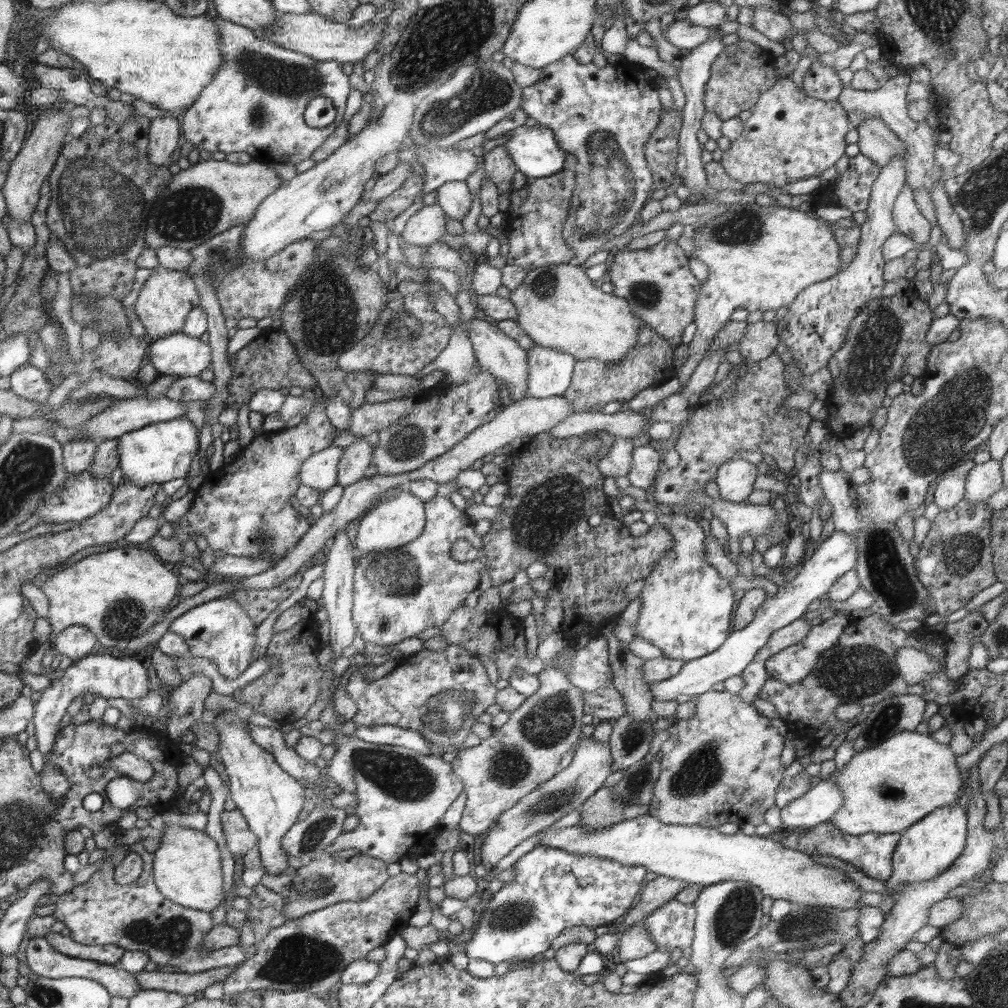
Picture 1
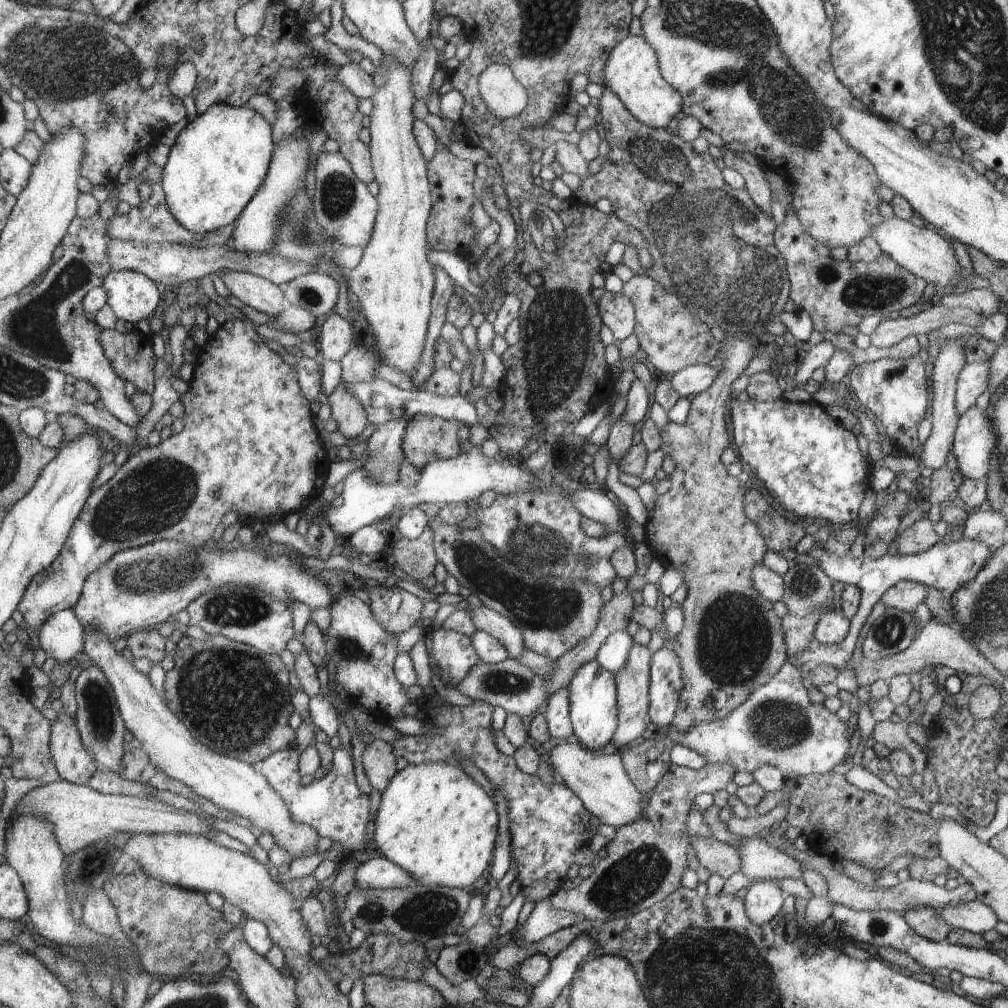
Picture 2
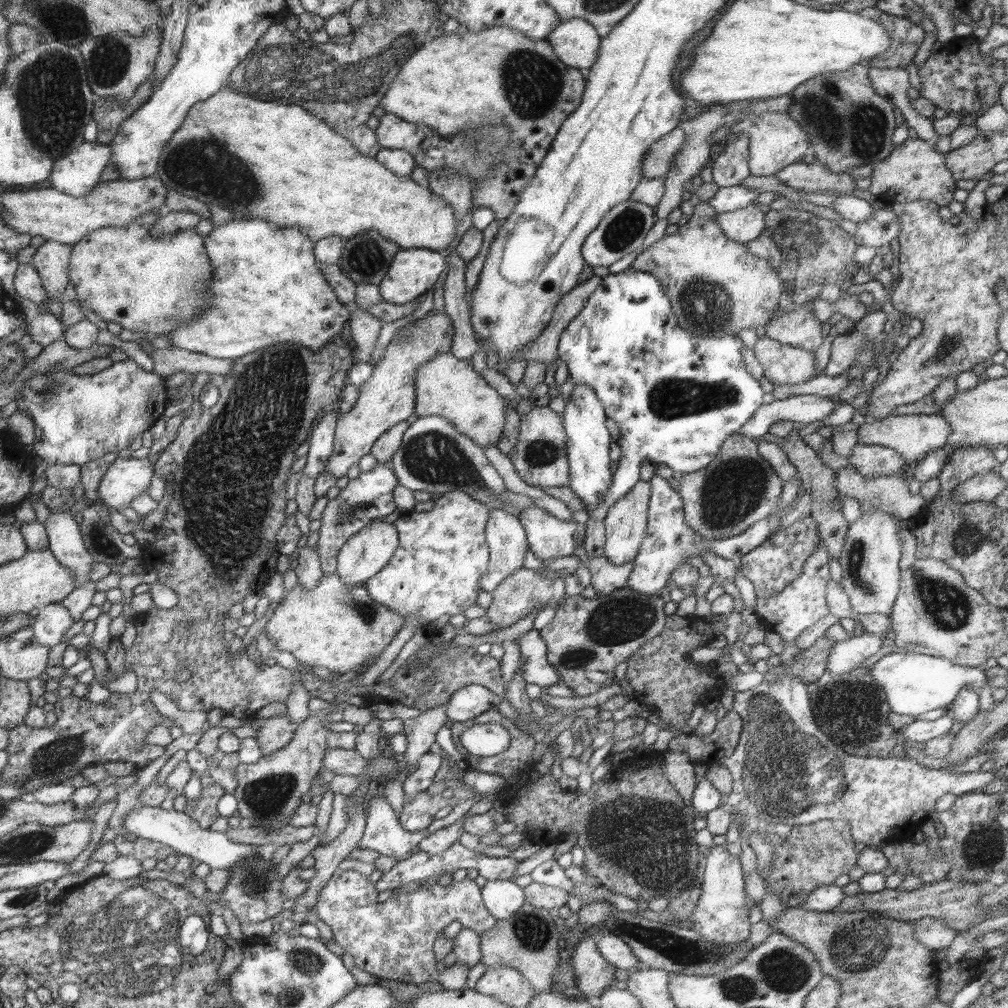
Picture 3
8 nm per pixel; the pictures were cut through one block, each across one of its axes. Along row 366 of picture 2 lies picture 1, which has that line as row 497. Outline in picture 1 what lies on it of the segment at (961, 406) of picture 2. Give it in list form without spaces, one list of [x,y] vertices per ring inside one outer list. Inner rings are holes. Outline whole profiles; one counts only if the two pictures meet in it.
[[[990,459],[981,464],[975,464],[965,480],[966,496],[964,500],[970,503],[987,502],[992,494],[1004,488],[1002,484],[1001,461]]]

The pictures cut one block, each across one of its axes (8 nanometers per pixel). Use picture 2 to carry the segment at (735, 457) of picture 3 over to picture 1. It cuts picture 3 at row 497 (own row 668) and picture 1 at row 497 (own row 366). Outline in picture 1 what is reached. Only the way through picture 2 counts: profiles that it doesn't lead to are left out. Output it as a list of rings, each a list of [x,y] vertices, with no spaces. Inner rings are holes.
[[[742,458],[726,461],[718,470],[714,480],[718,484],[720,497],[730,503],[742,503],[754,490],[758,476],[755,464]]]

